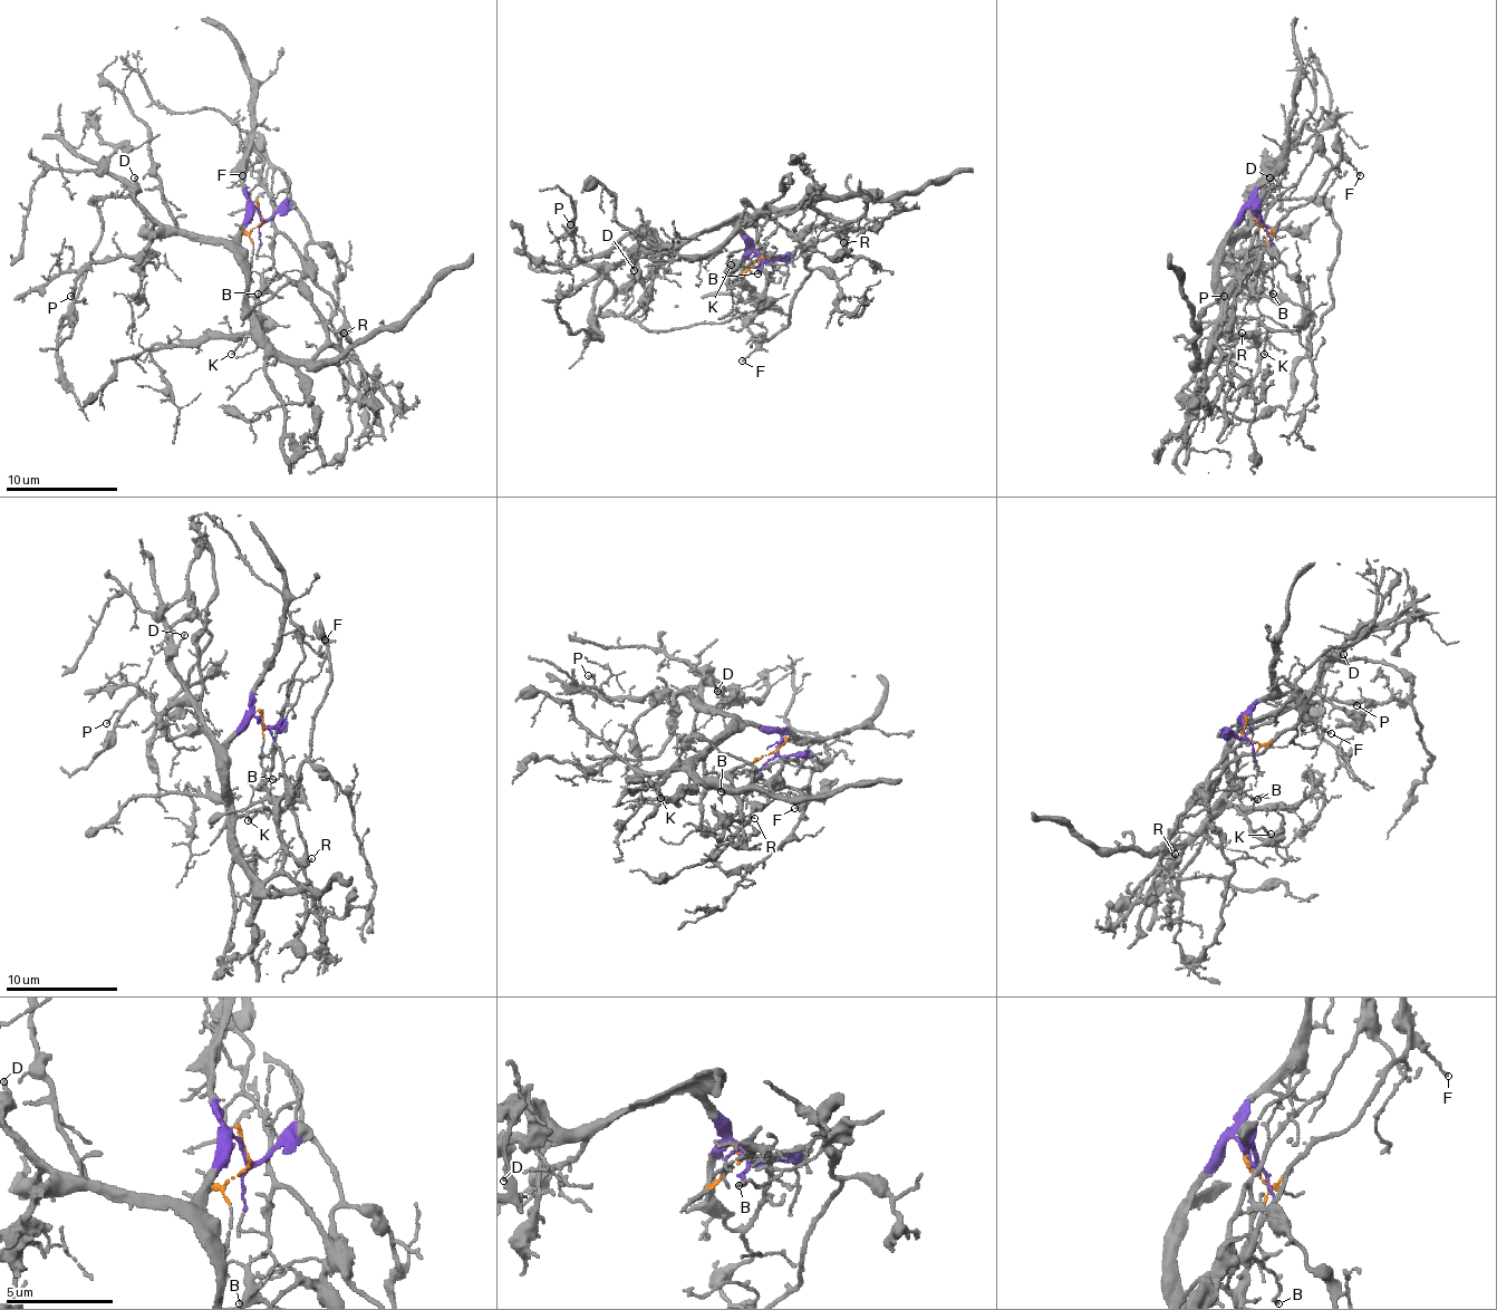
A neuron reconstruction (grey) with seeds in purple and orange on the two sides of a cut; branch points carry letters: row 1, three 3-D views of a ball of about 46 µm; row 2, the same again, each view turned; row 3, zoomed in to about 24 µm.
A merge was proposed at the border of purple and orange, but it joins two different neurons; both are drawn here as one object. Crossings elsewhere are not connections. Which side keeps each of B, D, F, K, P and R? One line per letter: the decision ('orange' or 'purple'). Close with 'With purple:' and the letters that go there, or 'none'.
B: purple
D: purple
F: purple
K: purple
P: purple
R: purple
With purple: B, D, F, K, P, R

